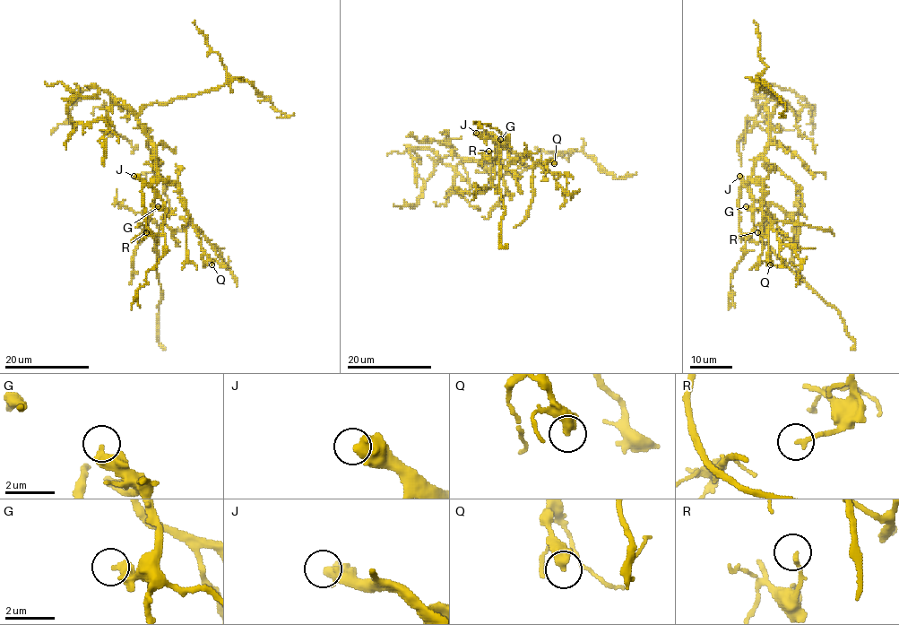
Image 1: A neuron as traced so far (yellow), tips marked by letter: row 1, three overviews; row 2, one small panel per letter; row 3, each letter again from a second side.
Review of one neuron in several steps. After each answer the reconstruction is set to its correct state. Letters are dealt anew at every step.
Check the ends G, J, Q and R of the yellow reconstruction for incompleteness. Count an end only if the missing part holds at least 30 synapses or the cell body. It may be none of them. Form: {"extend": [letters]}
{"extend": ["J"]}

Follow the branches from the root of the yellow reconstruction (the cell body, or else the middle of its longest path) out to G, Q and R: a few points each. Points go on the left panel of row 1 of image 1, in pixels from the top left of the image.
G: (156, 163), (153, 186), (164, 203), (161, 208), (158, 206)
Q: (156, 163), (157, 174), (161, 179), (178, 185), (179, 199), (193, 221), (203, 252), (211, 264)
R: (156, 163), (156, 178), (153, 183), (155, 206), (148, 221), (146, 232)

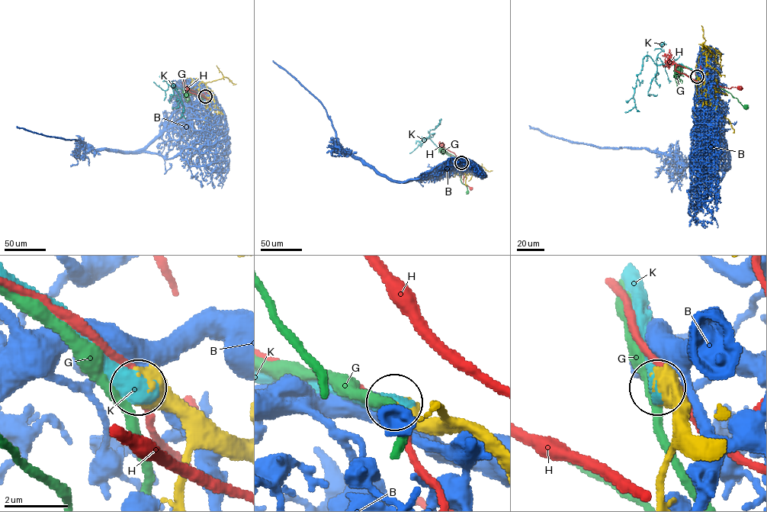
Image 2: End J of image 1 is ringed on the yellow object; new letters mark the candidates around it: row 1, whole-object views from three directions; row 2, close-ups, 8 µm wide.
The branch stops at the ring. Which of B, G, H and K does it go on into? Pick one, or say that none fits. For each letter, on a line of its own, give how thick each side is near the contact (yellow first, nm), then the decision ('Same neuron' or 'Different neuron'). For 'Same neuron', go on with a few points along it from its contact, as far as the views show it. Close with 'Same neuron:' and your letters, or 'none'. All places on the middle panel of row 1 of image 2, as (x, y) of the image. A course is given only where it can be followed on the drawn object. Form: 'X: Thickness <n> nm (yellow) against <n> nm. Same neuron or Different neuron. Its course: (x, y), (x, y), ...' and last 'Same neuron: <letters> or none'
B: Thickness 850 nm (yellow) against 380 nm. Different neuron
G: Thickness 650 nm (yellow) against 320 nm. Different neuron
H: Thickness 800 nm (yellow) against 240 nm. Different neuron
K: Thickness 800 nm (yellow) against 650 nm. Same neuron. Its course: (461, 162), (443, 152), (430, 138), (429, 132), (440, 124), (441, 119)
Same neuron: K

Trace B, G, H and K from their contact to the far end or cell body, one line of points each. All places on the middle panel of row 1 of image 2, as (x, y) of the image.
B: (461, 162), (450, 162), (405, 181), (388, 179), (371, 165), (354, 159), (341, 146), (324, 106), (272, 60)
G: (461, 162), (444, 152), (454, 156), (459, 162), (460, 179), (466, 188), (466, 194)
H: (461, 162), (445, 149), (453, 152), (466, 165), (460, 165)
K: (461, 162), (443, 152), (430, 138), (429, 132), (440, 124), (441, 119)

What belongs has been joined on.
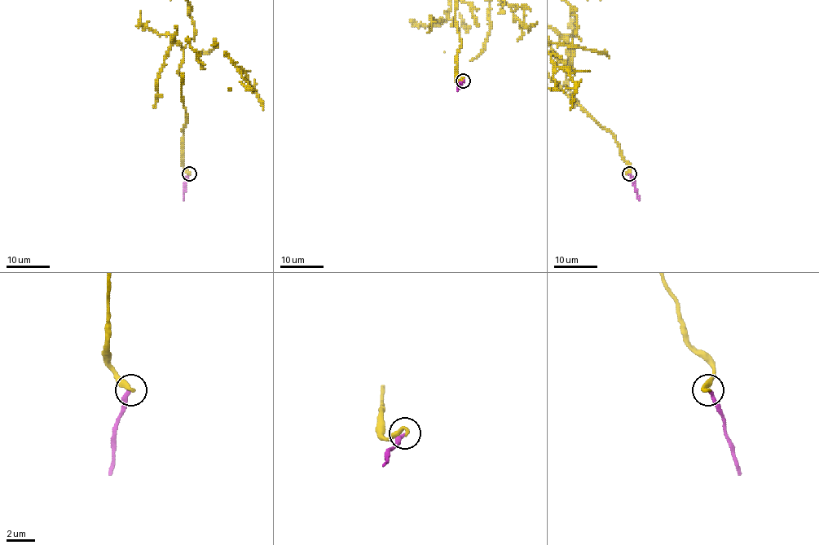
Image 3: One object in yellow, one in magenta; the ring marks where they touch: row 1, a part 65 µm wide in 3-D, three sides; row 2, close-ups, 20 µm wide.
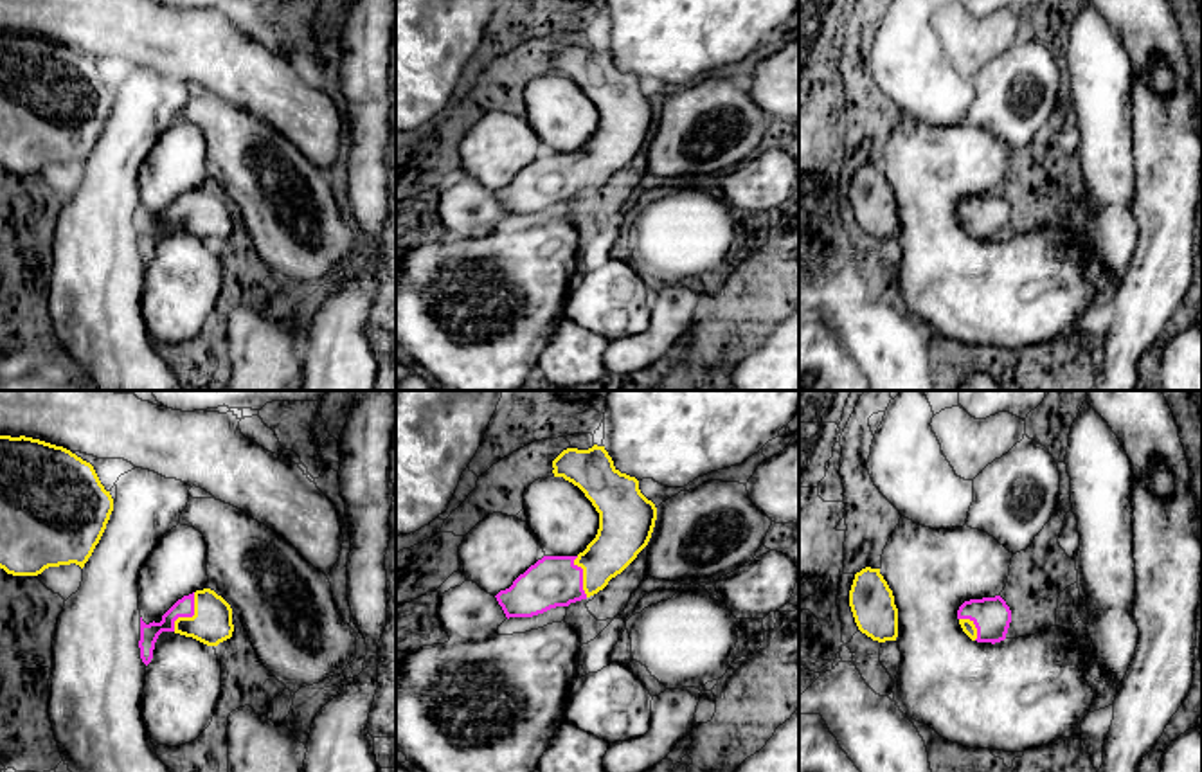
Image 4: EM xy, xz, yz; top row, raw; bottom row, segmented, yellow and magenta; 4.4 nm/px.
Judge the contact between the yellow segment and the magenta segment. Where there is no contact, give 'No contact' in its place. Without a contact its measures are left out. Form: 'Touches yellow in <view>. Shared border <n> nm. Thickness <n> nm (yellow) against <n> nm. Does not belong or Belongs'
Touches yellow in xy. Shared border 200 nm. Thickness 180 nm (yellow) against 90 nm. Belongs

